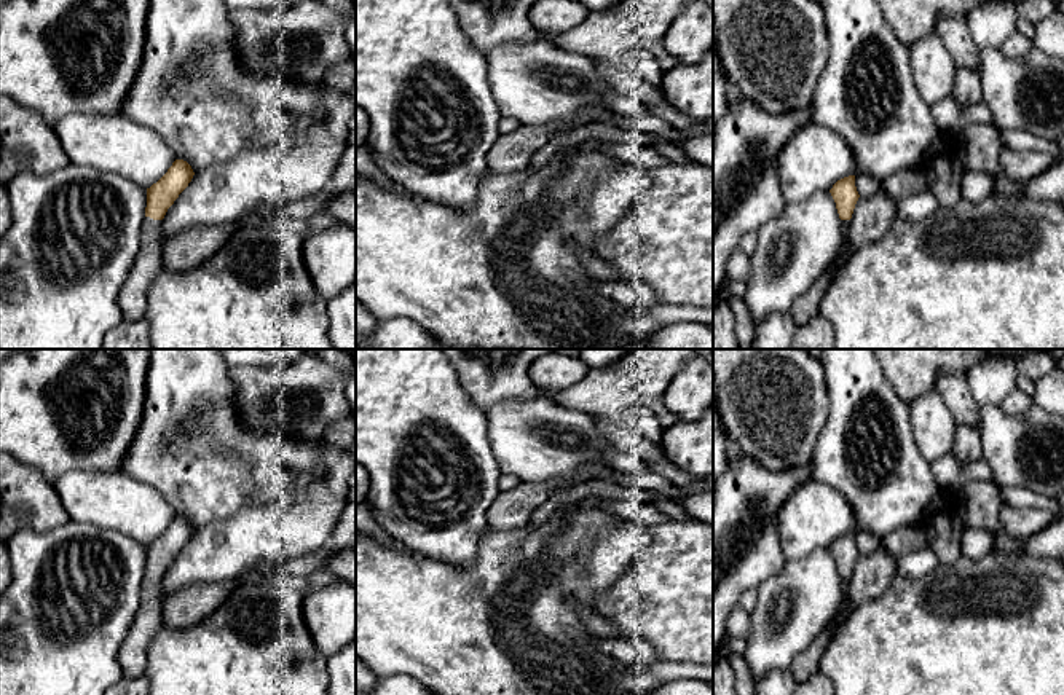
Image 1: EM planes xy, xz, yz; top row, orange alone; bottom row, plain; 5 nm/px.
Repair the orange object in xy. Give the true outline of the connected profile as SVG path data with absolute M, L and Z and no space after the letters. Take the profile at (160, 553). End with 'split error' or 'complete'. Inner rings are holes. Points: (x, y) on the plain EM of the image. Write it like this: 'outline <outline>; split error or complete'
outline M175 516L167 529L147 545L140 607L118 652L123 677L144 676L148 642L163 626L161 577L179 552L188 544L193 532L195 529L187 518Z; split error

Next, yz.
outline M849 532L849 534L837 537L830 547L830 550L836 560L836 566L837 566L841 583L842 583L842 599L841 599L839 611L836 615L836 626L833 630L833 634L836 634L844 626L844 622L855 611L847 595L850 575L852 575L855 561L860 555L857 544L855 544L855 532Z; split error

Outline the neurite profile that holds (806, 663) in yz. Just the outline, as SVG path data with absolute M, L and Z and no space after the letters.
M836 618L831 622L830 628L825 630L806 650L796 655L790 669L796 684L804 682L818 671L820 658L833 638L834 626Z

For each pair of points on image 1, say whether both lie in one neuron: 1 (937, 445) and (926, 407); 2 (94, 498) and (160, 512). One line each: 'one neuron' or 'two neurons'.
1: one neuron
2: one neuron

